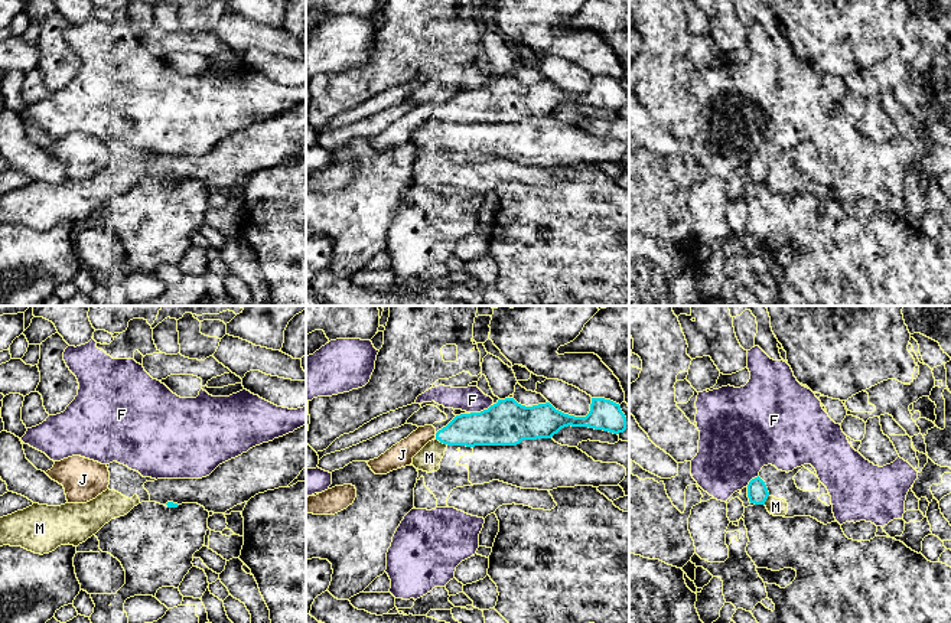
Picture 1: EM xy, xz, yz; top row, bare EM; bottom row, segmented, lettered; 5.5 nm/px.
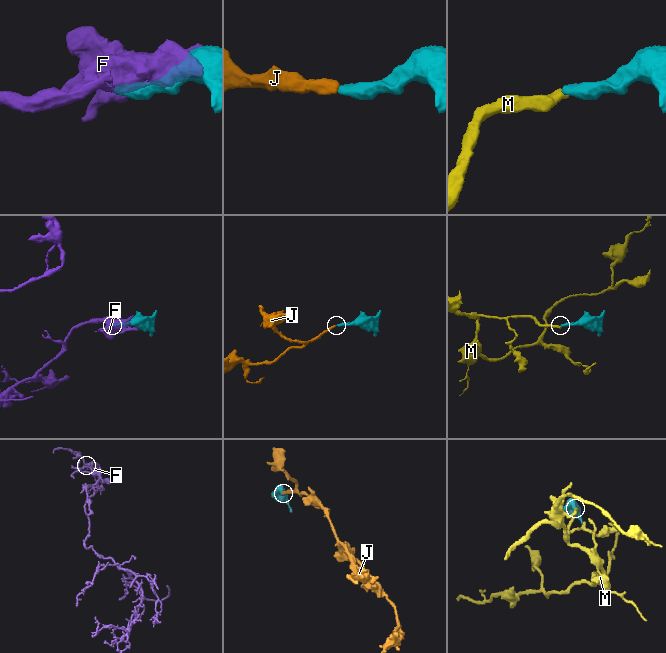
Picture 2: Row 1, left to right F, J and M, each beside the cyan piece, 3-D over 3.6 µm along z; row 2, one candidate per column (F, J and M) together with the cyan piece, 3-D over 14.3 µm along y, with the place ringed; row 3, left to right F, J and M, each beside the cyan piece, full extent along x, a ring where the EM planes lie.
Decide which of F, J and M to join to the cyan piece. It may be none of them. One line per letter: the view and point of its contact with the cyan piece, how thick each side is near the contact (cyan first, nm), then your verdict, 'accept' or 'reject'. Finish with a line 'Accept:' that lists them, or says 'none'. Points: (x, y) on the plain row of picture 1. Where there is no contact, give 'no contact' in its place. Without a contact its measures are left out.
F: xz (484, 87) | 260/140 nm | reject
J: xz (436, 113) | 190/130 nm | accept
M: xz (442, 118) | 190/140 nm | reject
Accept: J

